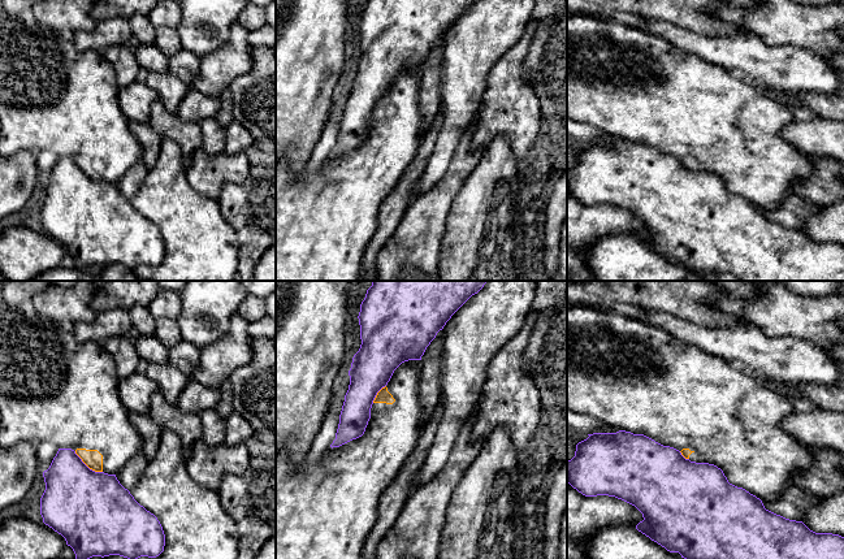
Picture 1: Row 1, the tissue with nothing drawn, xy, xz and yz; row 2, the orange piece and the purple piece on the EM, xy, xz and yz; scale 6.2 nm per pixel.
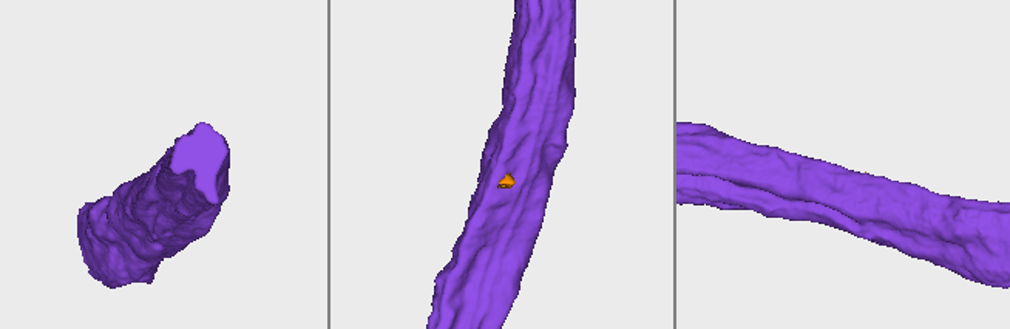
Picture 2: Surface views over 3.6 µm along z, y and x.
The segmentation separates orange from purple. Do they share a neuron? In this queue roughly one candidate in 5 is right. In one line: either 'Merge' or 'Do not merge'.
Do not merge

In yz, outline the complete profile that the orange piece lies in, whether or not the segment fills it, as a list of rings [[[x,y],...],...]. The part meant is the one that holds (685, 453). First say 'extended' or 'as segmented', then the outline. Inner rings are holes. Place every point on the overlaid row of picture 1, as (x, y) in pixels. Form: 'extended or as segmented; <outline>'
extended; [[[567,303],[567,410],[594,417],[616,429],[644,434],[663,446],[679,450],[691,462],[714,464],[723,471],[730,484],[745,489],[761,500],[779,498],[784,489],[792,485],[793,476],[808,471],[814,462],[813,447],[802,445],[782,429],[783,419],[795,412],[791,399],[791,396],[778,390],[769,381],[750,377],[724,359],[707,354],[692,343],[683,342],[670,332],[649,325],[641,318]]]

